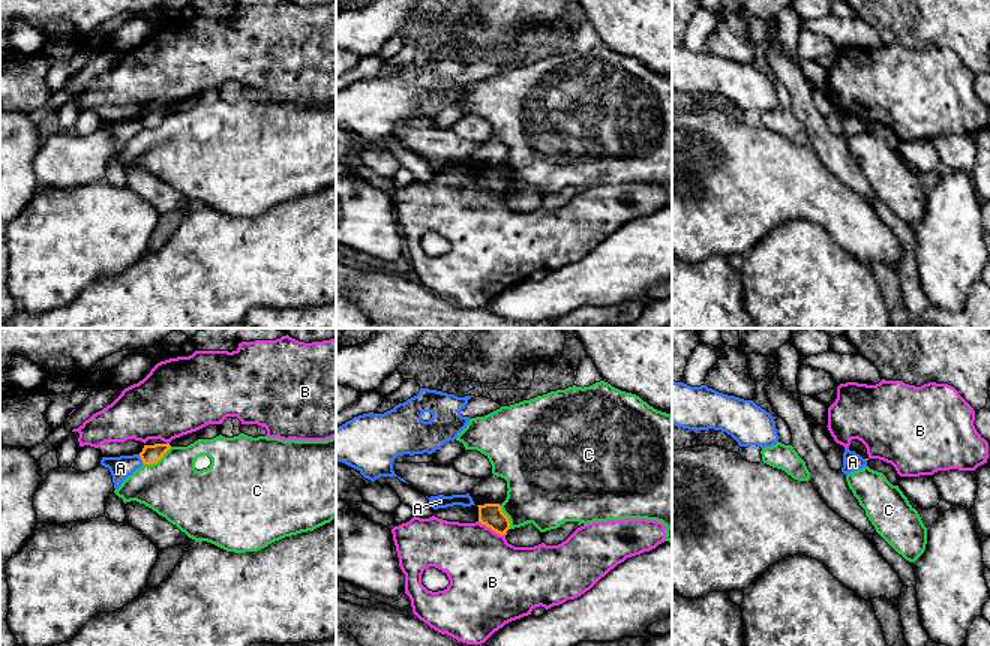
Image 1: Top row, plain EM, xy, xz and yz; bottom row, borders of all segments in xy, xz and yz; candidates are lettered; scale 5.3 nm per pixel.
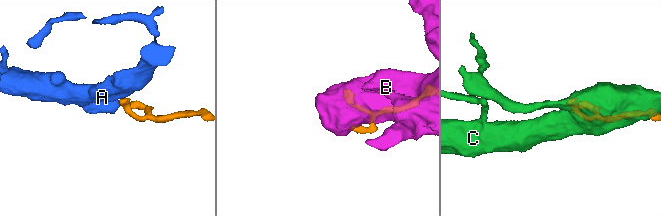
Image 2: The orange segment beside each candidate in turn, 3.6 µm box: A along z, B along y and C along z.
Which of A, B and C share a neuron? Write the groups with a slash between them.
A / B / C

